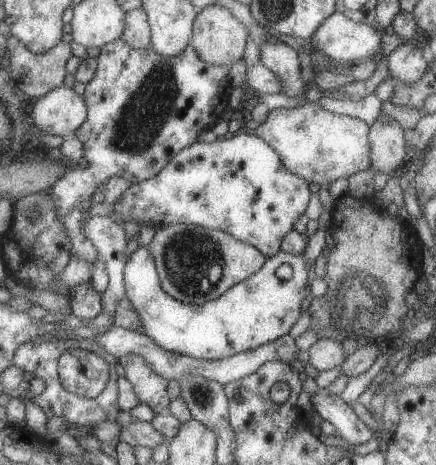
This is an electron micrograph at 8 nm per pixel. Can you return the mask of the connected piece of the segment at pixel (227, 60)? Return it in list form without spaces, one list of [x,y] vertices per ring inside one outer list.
[[[214,3],[205,6],[197,13],[193,24],[193,35],[189,44],[196,49],[199,57],[205,63],[230,68],[240,58],[243,58],[248,36],[250,36],[250,33],[246,26],[228,8]]]

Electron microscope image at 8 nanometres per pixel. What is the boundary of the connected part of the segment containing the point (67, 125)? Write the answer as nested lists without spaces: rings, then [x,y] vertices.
[[[62,85],[38,100],[32,117],[44,134],[66,139],[88,122],[88,103],[75,88]]]

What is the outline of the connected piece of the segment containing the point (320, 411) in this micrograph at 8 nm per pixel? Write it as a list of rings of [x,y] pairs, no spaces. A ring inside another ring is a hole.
[[[318,387],[314,394],[309,394],[313,410],[330,424],[335,426],[339,436],[349,445],[356,446],[370,439],[371,431],[354,413],[354,409],[340,395],[330,389]]]

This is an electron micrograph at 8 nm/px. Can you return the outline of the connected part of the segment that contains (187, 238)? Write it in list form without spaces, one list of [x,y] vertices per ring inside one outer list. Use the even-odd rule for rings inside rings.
[[[184,223],[158,228],[148,248],[153,254],[164,292],[189,305],[216,300],[229,288],[258,272],[267,259],[255,246],[223,230]]]

